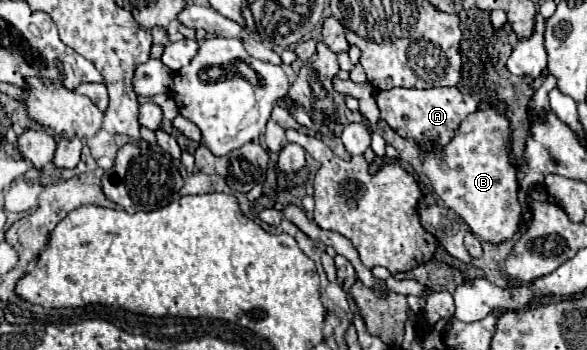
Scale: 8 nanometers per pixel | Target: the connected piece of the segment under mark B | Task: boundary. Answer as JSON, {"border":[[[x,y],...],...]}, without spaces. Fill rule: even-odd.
{"border":[[[496,104],[490,110],[478,110],[470,114],[460,128],[456,130],[456,136],[452,142],[436,150],[436,154],[426,154],[424,156],[424,174],[430,178],[434,192],[440,196],[440,200],[452,208],[460,218],[470,226],[470,230],[484,238],[486,242],[498,244],[514,236],[518,232],[520,224],[520,202],[518,202],[518,180],[516,180],[516,168],[512,166],[510,160],[510,124],[504,116],[504,106],[506,104]]]}

